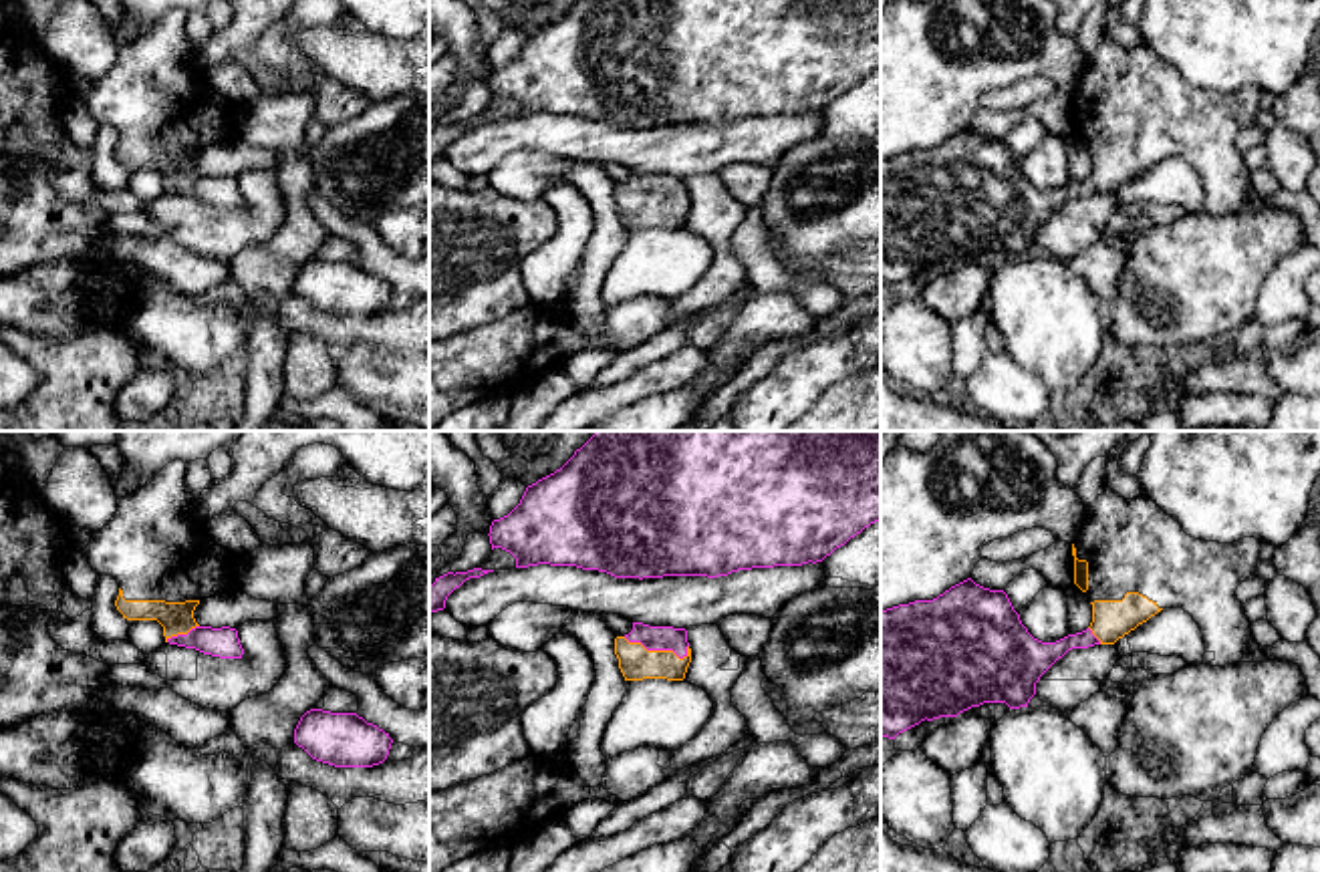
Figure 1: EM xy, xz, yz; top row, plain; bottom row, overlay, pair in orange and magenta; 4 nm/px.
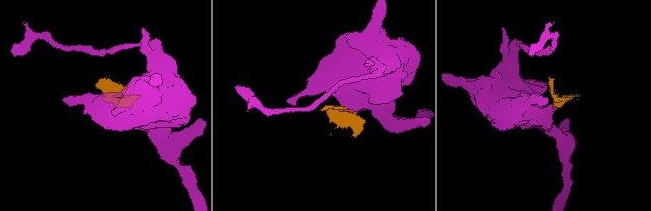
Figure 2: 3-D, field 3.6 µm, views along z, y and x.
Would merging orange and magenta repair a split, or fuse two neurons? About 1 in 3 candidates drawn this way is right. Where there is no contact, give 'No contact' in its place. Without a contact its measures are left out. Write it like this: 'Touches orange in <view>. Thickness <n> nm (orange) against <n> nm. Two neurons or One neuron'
Touches orange in xz. Thickness 140 nm (orange) against 100 nm. One neuron

